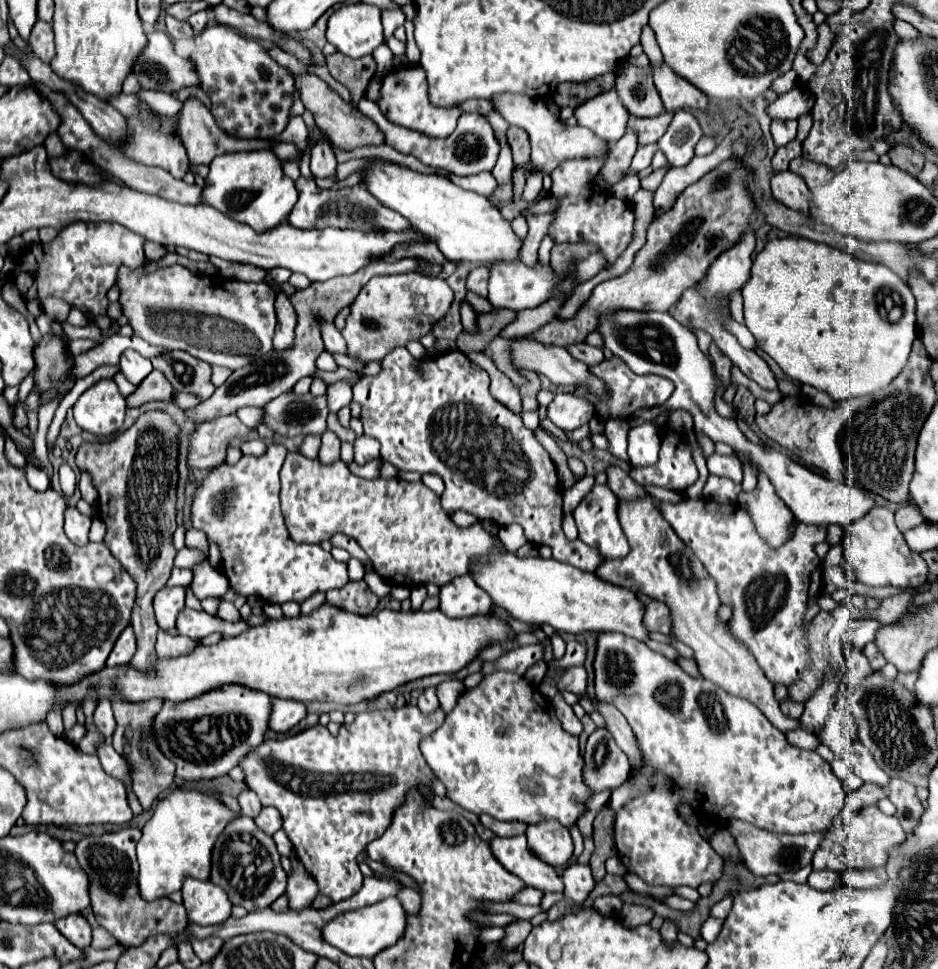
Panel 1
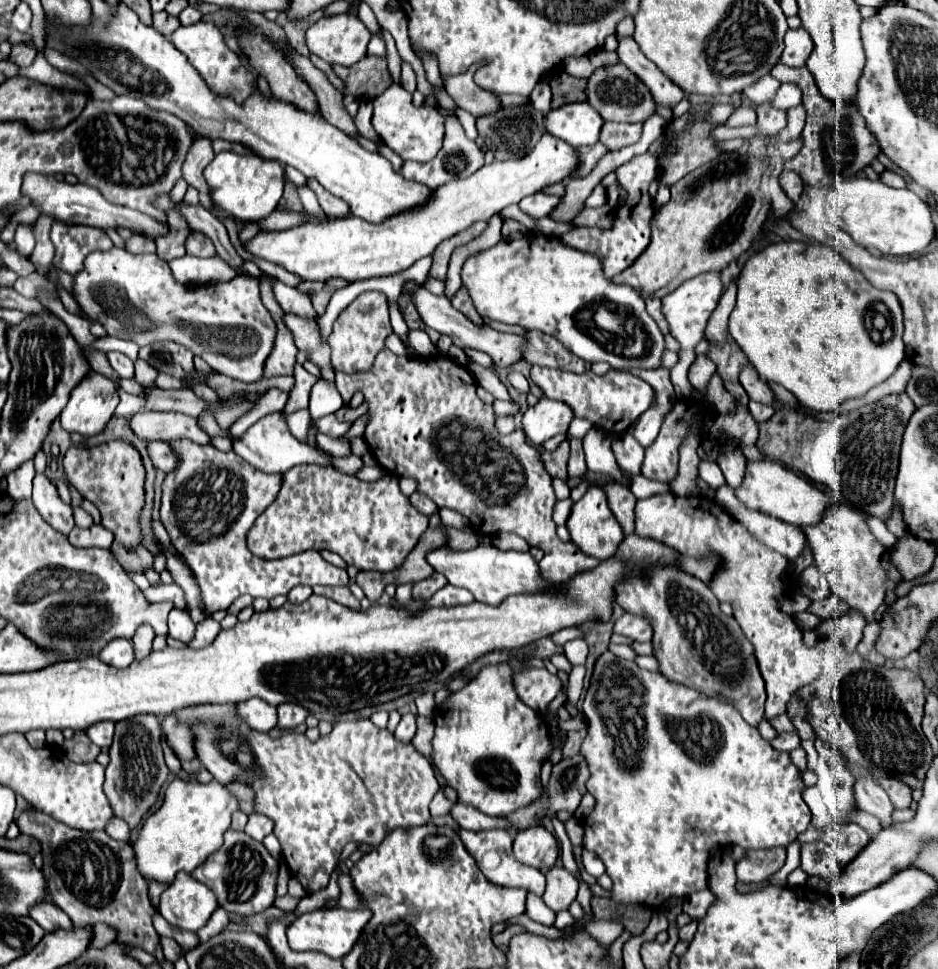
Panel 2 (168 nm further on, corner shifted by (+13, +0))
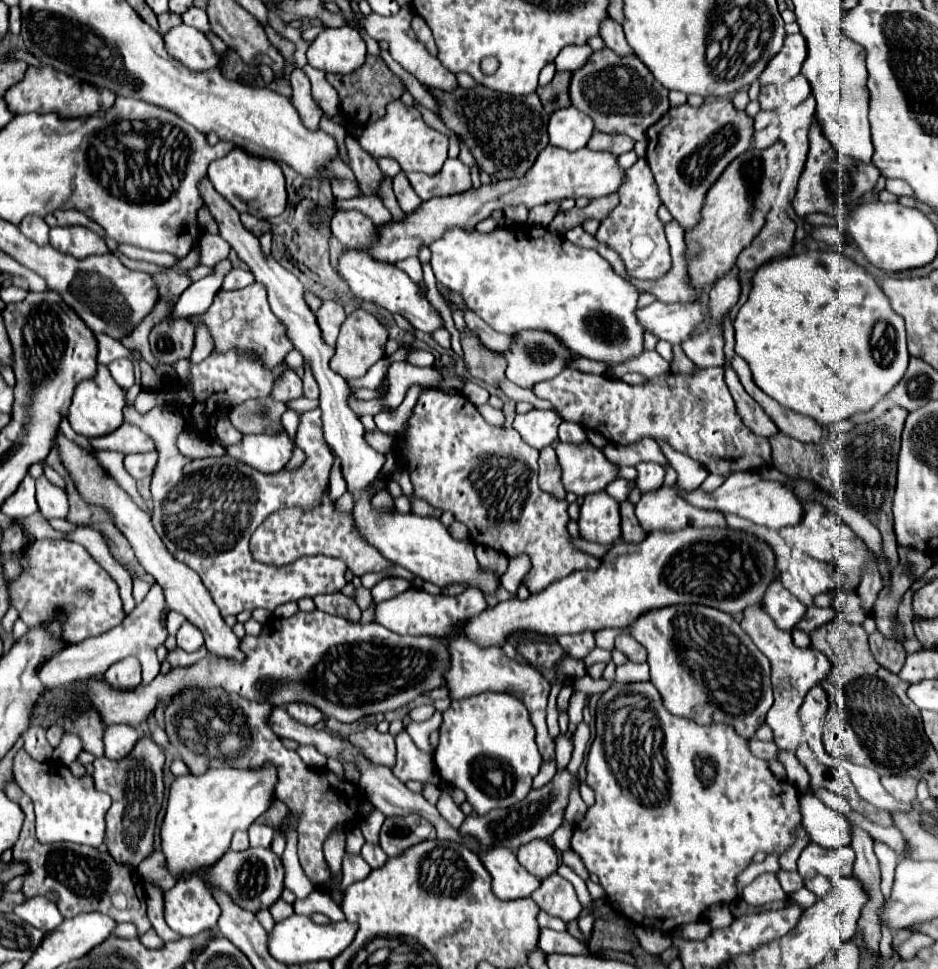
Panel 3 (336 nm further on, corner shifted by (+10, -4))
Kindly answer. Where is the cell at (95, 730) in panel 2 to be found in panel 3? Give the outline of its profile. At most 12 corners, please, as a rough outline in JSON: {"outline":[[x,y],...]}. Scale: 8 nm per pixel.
{"outline":[[128,725],[104,729],[104,755],[124,757],[138,741]]}

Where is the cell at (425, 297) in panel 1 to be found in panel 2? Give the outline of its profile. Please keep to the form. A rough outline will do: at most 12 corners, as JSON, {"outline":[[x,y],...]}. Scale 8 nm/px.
{"outline":[[361,293],[329,335],[335,371],[371,367],[391,333],[387,297]]}

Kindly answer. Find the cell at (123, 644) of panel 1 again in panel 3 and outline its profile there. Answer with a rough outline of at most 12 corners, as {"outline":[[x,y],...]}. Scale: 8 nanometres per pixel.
{"outline":[[136,657],[110,665],[104,681],[118,689],[132,689],[140,683]]}

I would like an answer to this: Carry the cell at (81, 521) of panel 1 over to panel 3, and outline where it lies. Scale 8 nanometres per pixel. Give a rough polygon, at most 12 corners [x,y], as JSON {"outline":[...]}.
{"outline":[[46,477],[36,479],[36,501],[46,519],[66,519],[68,497]]}

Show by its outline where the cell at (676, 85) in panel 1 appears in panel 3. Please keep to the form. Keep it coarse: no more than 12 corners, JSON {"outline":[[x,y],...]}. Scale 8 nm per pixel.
{"outline":[[614,19],[602,23],[606,47],[620,57],[634,55]]}

